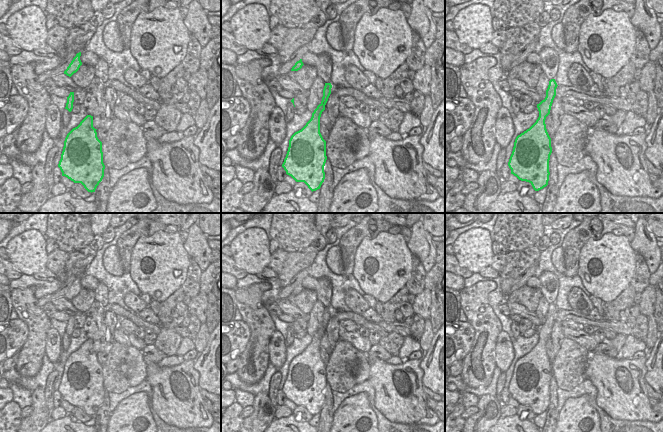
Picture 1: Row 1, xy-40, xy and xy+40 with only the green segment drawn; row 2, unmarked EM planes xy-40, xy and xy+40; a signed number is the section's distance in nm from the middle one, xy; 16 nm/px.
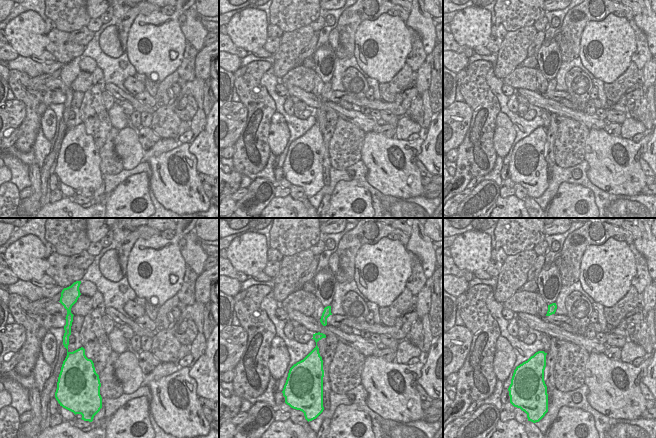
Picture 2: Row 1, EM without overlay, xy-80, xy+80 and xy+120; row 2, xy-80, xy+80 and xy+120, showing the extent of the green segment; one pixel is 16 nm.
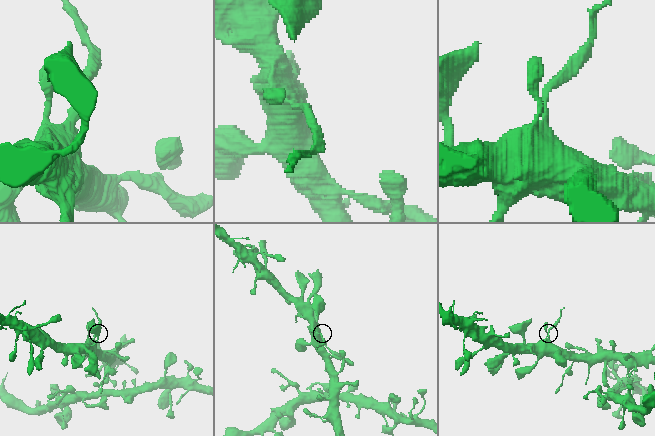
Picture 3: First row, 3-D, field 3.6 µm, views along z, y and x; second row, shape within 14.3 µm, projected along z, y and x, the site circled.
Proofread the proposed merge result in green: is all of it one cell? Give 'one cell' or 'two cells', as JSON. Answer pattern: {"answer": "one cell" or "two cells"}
{"answer": "two cells"}

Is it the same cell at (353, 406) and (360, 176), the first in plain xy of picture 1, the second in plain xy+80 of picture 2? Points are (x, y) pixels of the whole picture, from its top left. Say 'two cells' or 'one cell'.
two cells

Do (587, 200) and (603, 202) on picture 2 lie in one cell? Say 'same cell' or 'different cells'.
different cells

